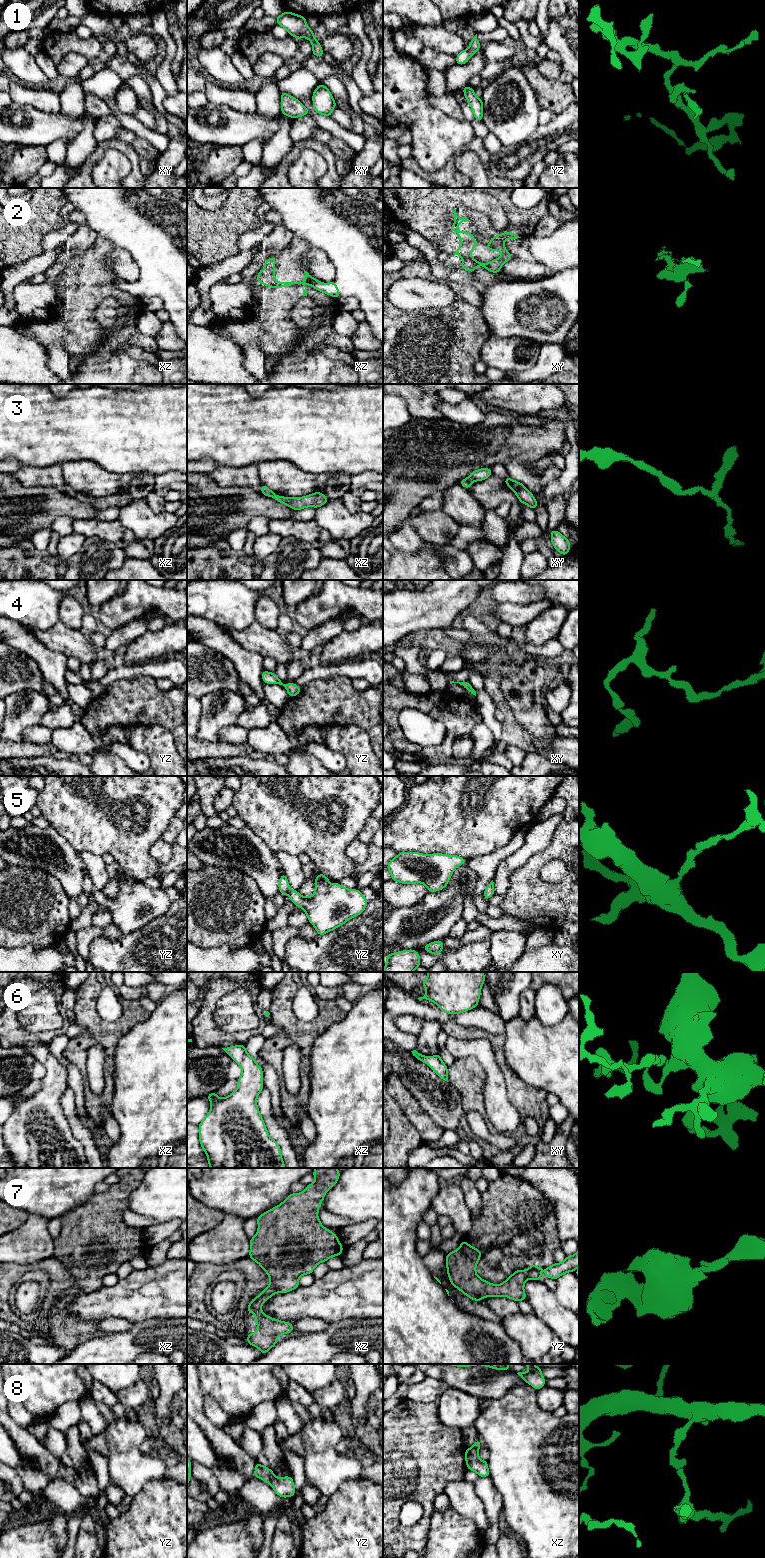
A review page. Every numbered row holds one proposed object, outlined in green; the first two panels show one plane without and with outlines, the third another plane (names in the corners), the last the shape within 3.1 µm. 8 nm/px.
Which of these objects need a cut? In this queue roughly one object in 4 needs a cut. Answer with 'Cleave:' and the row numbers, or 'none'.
Cleave: 2, 8

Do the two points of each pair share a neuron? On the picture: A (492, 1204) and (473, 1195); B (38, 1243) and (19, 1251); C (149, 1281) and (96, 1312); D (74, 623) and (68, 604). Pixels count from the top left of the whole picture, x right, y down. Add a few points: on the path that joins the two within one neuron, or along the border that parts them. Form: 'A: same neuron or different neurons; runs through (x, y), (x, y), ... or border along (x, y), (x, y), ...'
A: different neurons; border along (481, 1193), (481, 1210), (477, 1214), (472, 1215)
B: same neuron; runs through (33, 1243), (24, 1246)
C: same neuron; runs through (136, 1294), (131, 1299), (109, 1301)
D: same neuron; runs through (73, 618), (70, 609)

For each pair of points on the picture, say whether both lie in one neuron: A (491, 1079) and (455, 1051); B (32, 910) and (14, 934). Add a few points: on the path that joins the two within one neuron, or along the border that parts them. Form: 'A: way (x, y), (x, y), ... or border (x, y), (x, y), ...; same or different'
A: way (491, 1067), (475, 1051), (467, 1051); same
B: way (26, 916), (17, 928); same

